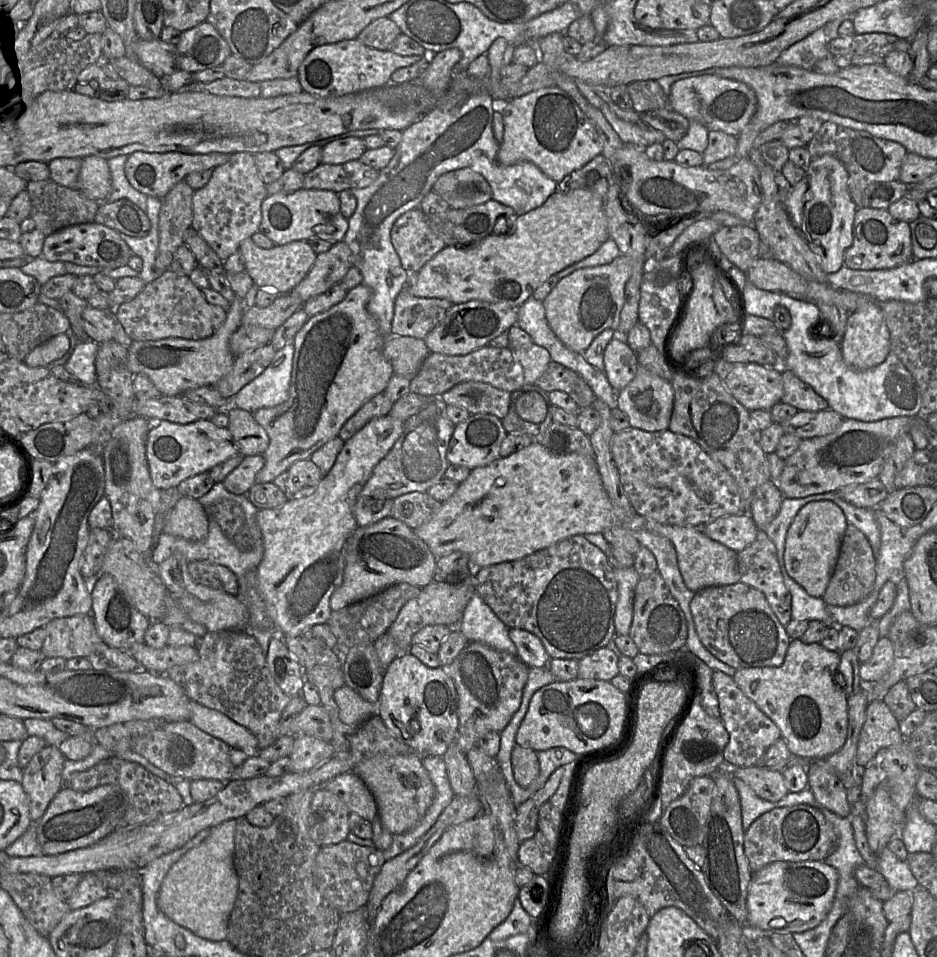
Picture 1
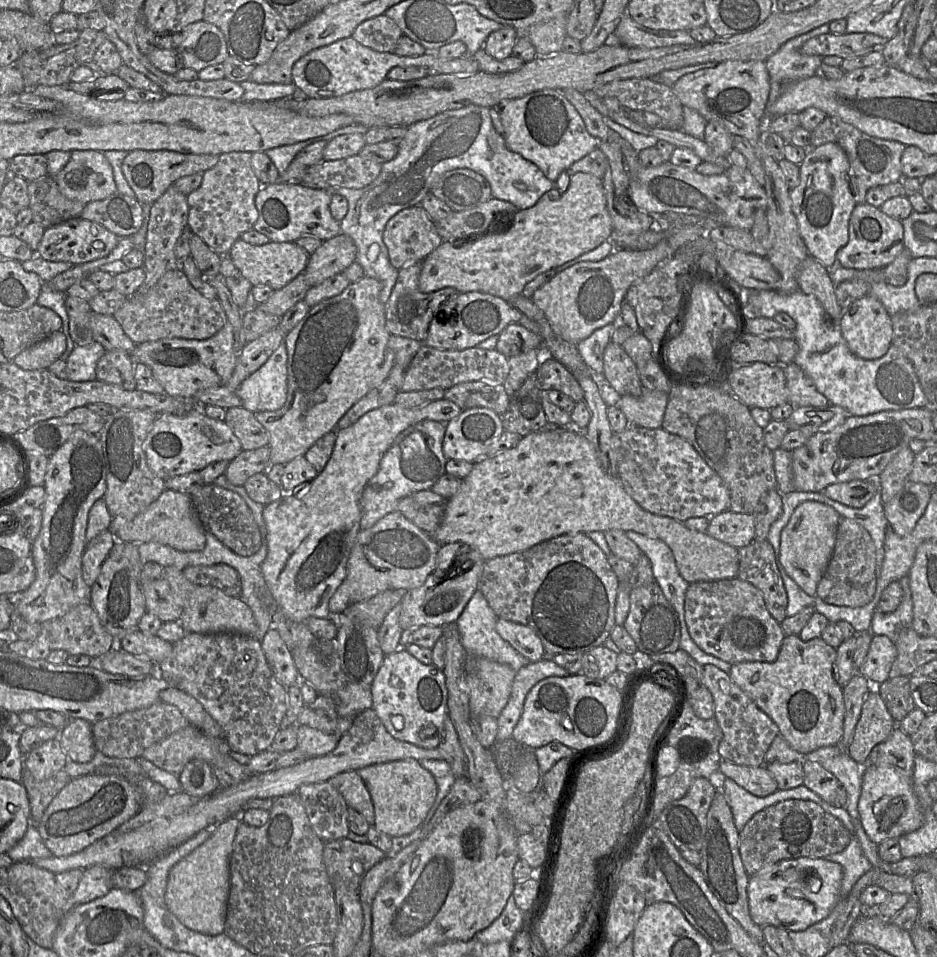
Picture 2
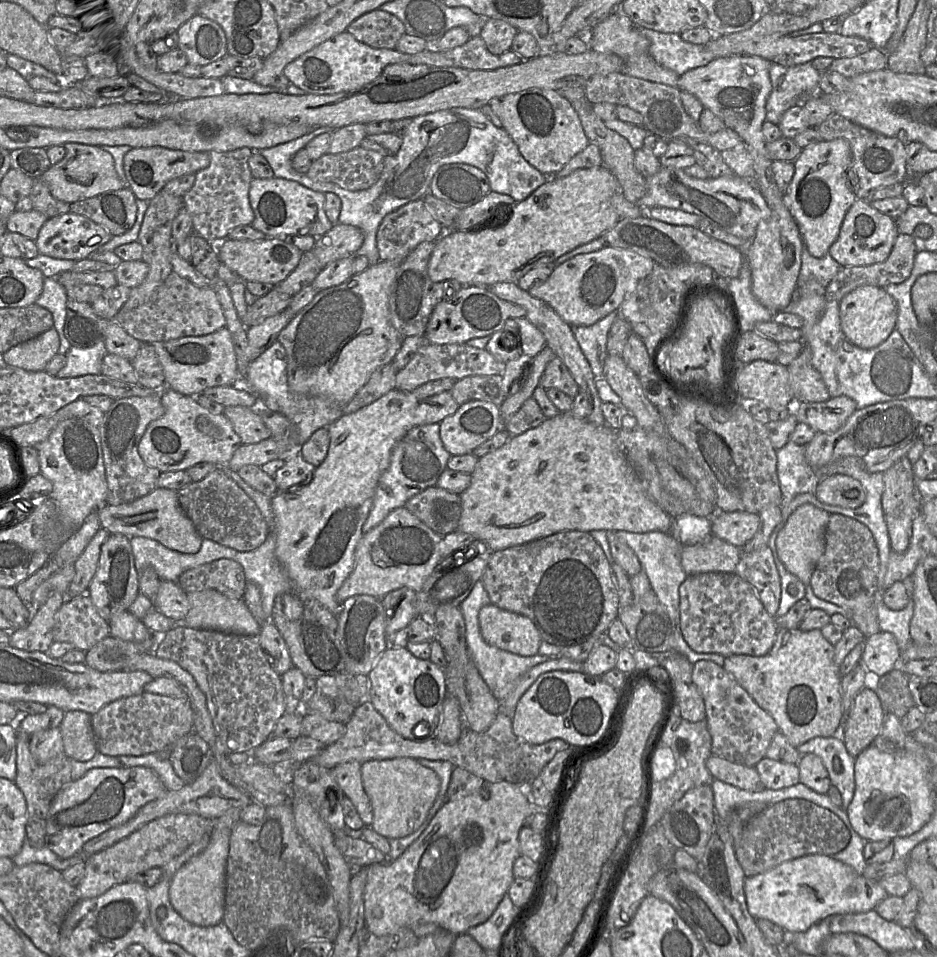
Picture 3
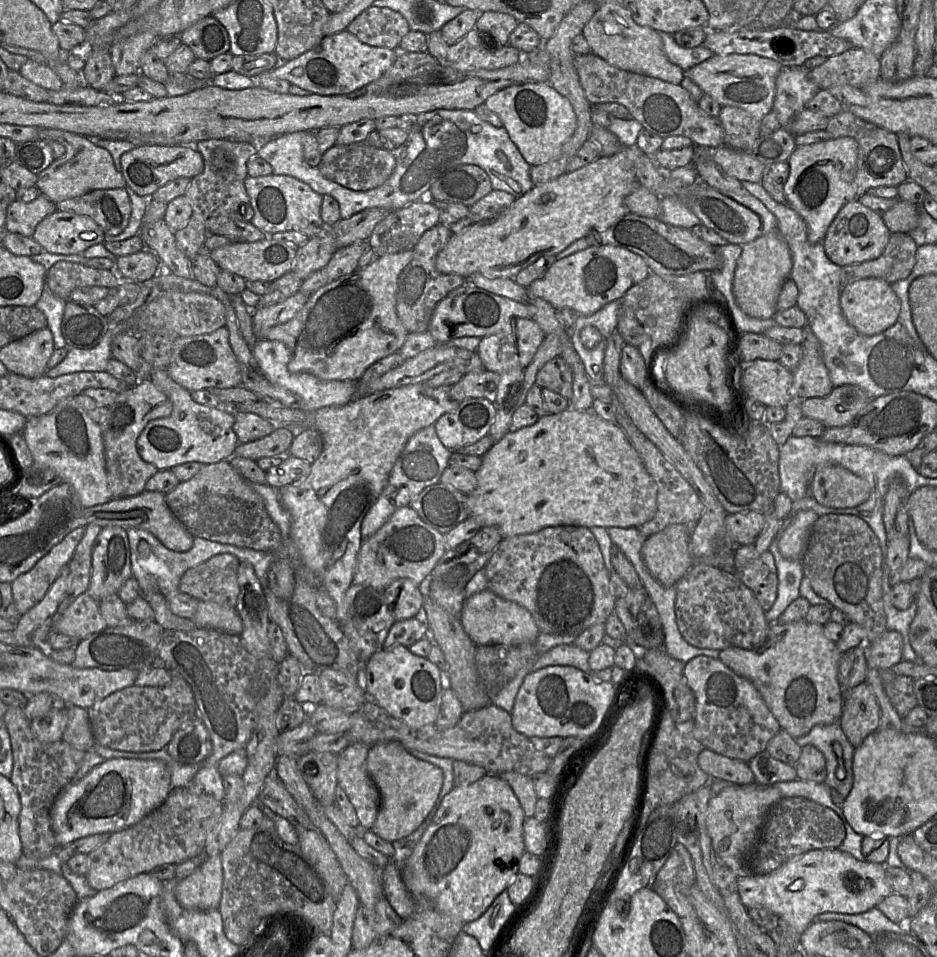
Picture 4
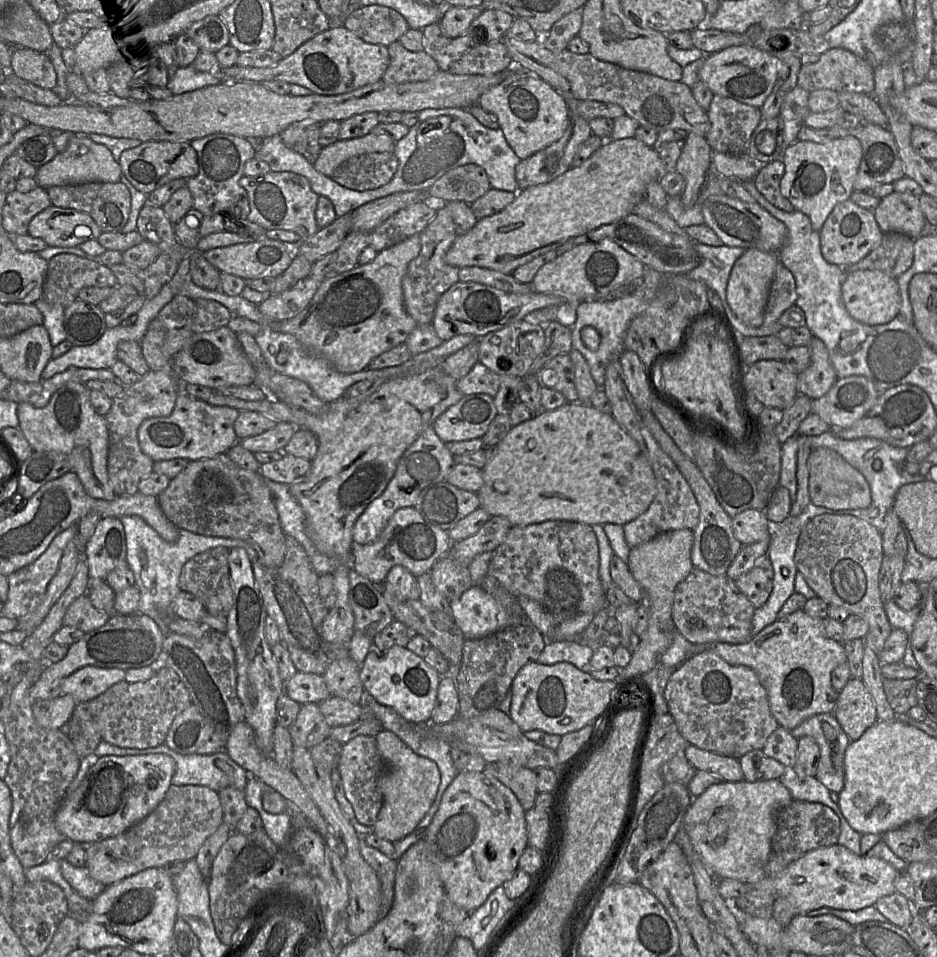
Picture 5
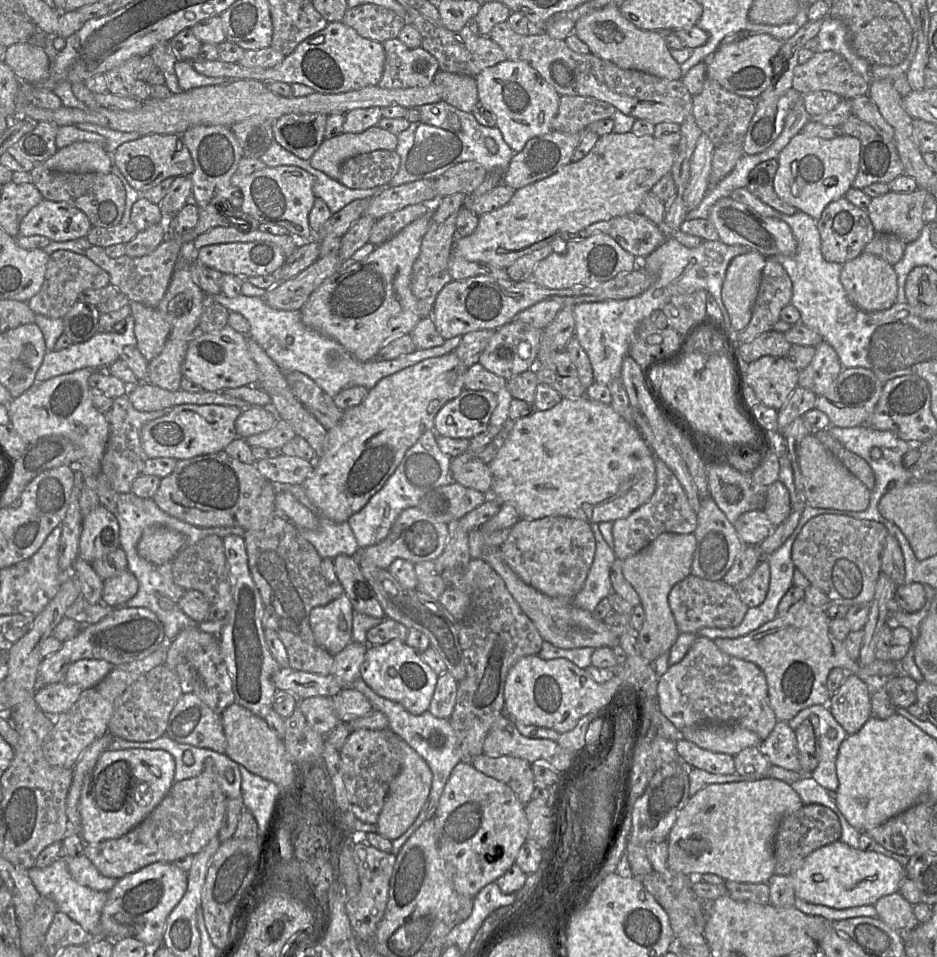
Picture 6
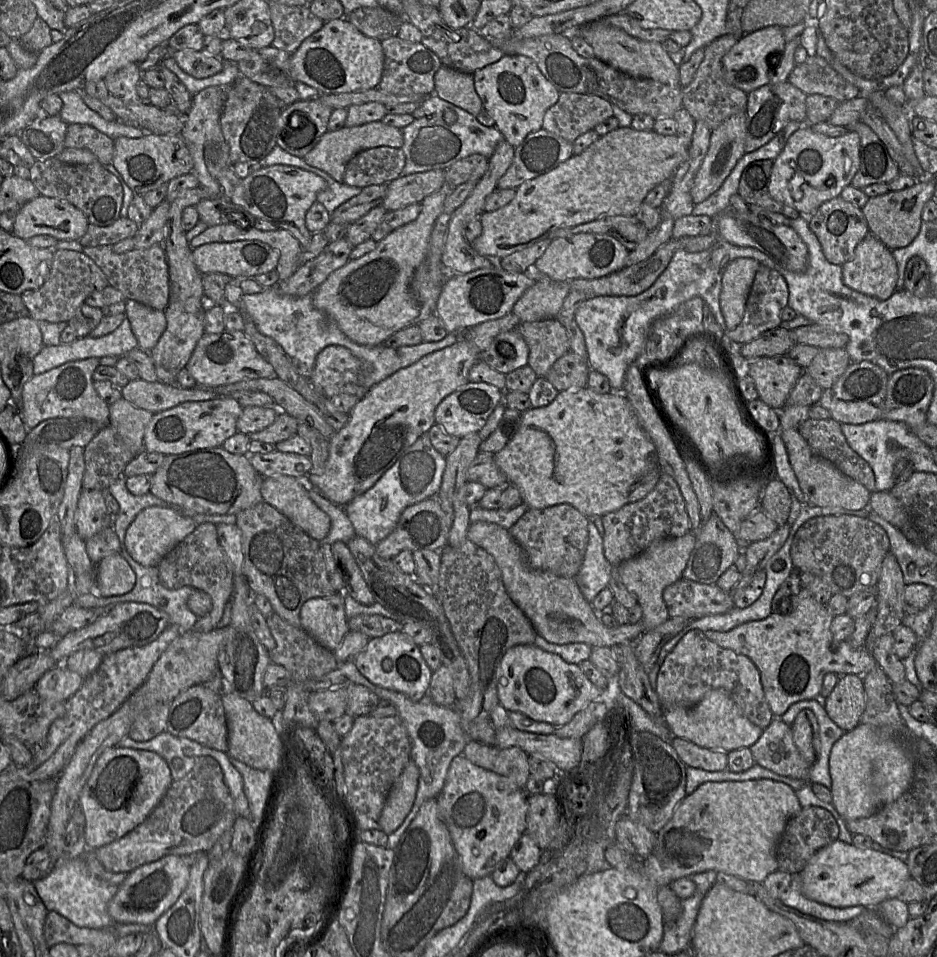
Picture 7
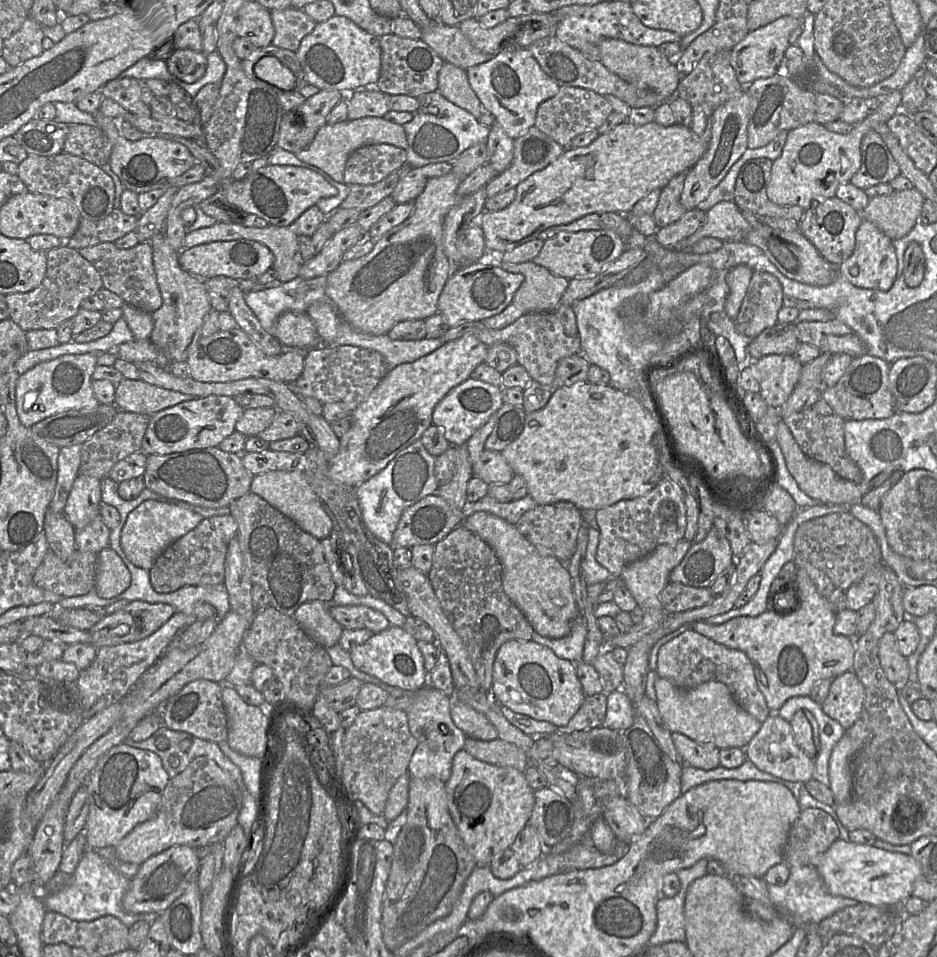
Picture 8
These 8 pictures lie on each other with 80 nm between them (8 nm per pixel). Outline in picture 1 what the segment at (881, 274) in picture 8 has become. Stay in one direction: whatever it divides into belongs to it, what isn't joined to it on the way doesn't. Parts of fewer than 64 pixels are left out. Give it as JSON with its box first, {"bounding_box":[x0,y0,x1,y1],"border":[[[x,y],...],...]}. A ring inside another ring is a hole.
{"bounding_box":[840,301,890,370],"border":[[[871,301],[849,315],[840,346],[845,363],[856,370],[873,368],[887,358],[890,333],[878,302]]]}

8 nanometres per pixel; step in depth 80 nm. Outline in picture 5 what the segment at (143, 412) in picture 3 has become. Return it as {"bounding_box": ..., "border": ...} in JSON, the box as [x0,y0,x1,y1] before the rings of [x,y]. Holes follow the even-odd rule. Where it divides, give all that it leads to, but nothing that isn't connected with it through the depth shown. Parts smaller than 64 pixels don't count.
{"bounding_box":[105,370,179,496],"border":[[[149,370],[136,383],[125,386],[124,392],[113,399],[105,415],[109,433],[107,469],[110,484],[117,496],[137,493],[140,481],[153,472],[154,461],[141,450],[138,429],[146,419],[167,417],[172,413],[179,386],[174,370],[173,375]]]}

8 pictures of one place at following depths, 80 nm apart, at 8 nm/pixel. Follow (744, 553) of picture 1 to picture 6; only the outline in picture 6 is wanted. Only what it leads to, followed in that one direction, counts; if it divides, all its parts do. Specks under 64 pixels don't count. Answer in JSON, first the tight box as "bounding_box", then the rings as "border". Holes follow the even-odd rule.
{"bounding_box":[735,559,770,608],"border":[[[762,559],[755,570],[735,588],[740,600],[751,608],[765,600],[769,584],[770,566],[767,559]]]}

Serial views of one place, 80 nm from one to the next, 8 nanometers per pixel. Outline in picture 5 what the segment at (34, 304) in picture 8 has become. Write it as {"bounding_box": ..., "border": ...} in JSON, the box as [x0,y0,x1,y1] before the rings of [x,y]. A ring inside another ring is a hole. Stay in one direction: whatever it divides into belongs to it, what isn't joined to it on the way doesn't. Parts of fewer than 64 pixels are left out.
{"bounding_box":[42,253,117,308],"border":[[[60,253],[49,260],[42,298],[66,308],[82,288],[116,286],[117,279],[107,266],[90,258]]]}

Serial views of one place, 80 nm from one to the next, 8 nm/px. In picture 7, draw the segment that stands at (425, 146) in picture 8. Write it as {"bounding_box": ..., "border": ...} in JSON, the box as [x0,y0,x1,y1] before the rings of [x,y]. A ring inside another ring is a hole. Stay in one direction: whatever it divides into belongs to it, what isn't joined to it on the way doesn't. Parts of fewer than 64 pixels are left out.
{"bounding_box":[401,93,504,175],"border":[[[433,93],[421,102],[425,116],[414,119],[402,129],[404,143],[402,150],[406,163],[401,175],[426,172],[430,170],[446,170],[452,164],[472,154],[481,154],[489,159],[497,145],[504,140],[501,132],[494,127],[487,127],[477,118],[454,104],[441,99]]]}

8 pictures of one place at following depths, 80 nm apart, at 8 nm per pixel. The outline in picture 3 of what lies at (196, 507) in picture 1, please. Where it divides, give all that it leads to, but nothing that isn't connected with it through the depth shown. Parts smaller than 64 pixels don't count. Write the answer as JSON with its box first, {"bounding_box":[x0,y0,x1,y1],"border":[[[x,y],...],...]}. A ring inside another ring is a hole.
{"bounding_box":[97,488,203,554],"border":[[[156,488],[146,496],[127,504],[103,504],[97,509],[97,513],[101,527],[110,534],[122,534],[128,538],[135,536],[151,538],[169,549],[185,554],[196,553],[201,548],[203,538],[183,512],[177,492],[174,490]]]}

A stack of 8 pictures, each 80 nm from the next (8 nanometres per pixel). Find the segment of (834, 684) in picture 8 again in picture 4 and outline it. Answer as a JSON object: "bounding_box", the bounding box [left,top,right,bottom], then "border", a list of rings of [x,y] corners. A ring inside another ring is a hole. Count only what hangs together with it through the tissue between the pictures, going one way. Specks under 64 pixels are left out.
{"bounding_box":[839,683,879,748],"border":[[[861,683],[844,693],[839,723],[854,748],[860,746],[868,735],[878,730],[879,722],[879,704],[868,684]]]}

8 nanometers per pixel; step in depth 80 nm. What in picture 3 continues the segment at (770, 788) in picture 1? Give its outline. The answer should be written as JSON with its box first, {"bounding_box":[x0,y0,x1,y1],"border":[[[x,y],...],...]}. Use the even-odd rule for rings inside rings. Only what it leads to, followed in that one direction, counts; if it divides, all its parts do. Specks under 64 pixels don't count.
{"bounding_box":[706,754,765,792],"border":[[[713,754],[706,760],[706,767],[713,778],[737,788],[749,792],[759,792],[765,789],[754,767],[733,763]]]}

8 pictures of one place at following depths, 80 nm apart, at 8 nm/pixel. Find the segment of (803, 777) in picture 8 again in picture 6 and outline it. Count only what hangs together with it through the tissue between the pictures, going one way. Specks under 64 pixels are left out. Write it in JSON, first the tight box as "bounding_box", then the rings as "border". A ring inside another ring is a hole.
{"bounding_box":[758,721,800,772],"border":[[[777,721],[769,736],[758,745],[773,766],[800,772],[795,730],[787,722]]]}

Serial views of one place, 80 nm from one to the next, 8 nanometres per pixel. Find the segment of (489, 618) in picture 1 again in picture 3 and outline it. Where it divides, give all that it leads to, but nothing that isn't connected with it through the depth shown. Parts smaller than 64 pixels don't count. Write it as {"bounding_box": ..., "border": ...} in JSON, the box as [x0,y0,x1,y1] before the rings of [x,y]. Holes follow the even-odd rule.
{"bounding_box":[460,579,550,702],"border":[[[482,579],[476,582],[468,597],[460,605],[465,622],[466,642],[470,657],[477,667],[481,677],[487,684],[492,695],[498,702],[504,702],[517,685],[517,680],[527,671],[550,659],[548,656],[536,654],[534,656],[520,656],[489,645],[482,637],[479,628],[478,615],[480,609],[491,603]]]}

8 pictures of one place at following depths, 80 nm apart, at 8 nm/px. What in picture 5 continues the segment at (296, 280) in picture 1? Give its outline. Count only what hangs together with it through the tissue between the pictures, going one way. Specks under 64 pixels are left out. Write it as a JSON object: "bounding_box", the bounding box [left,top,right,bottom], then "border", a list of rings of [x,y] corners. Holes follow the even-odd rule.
{"bounding_box":[205,238,294,280],"border":[[[269,238],[250,243],[238,243],[226,247],[218,247],[205,251],[205,258],[220,272],[225,272],[244,280],[260,278],[276,278],[291,264],[294,252],[289,245]]]}

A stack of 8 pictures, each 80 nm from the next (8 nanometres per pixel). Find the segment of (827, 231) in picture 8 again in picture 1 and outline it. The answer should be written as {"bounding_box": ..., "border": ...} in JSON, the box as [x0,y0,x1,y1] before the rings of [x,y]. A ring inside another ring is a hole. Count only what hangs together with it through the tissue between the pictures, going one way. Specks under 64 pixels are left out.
{"bounding_box":[844,209,913,270],"border":[[[857,209],[853,224],[853,243],[844,254],[846,267],[852,270],[891,269],[911,260],[913,253],[909,223],[895,219],[885,209]]]}

